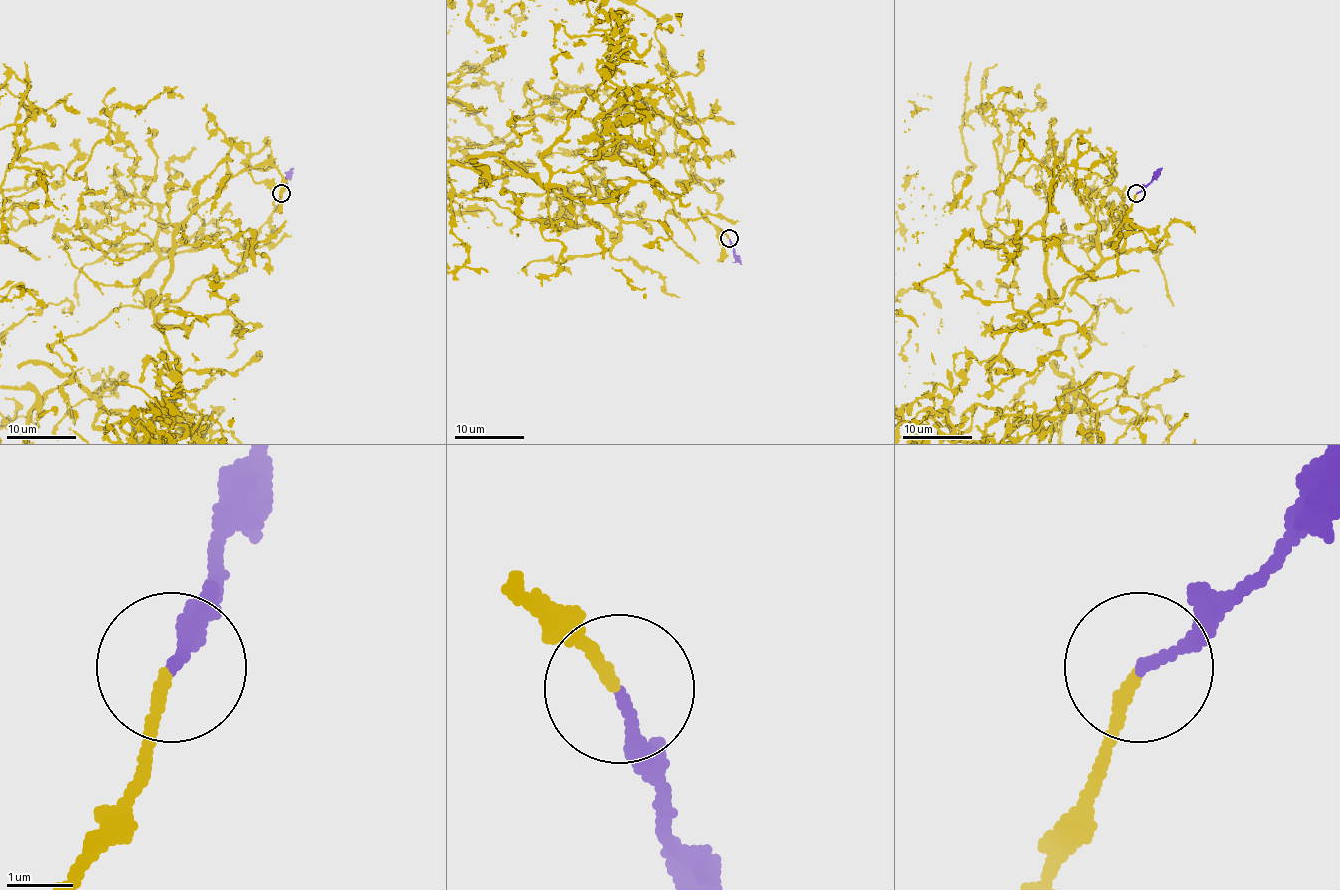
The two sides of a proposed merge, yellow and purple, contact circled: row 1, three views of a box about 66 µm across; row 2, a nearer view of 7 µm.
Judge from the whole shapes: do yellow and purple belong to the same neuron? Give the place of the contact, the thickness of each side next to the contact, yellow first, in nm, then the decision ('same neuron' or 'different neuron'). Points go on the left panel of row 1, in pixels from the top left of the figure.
at (281, 193); 170 nm thick on the yellow side, 160 nm on the other; same neuron

